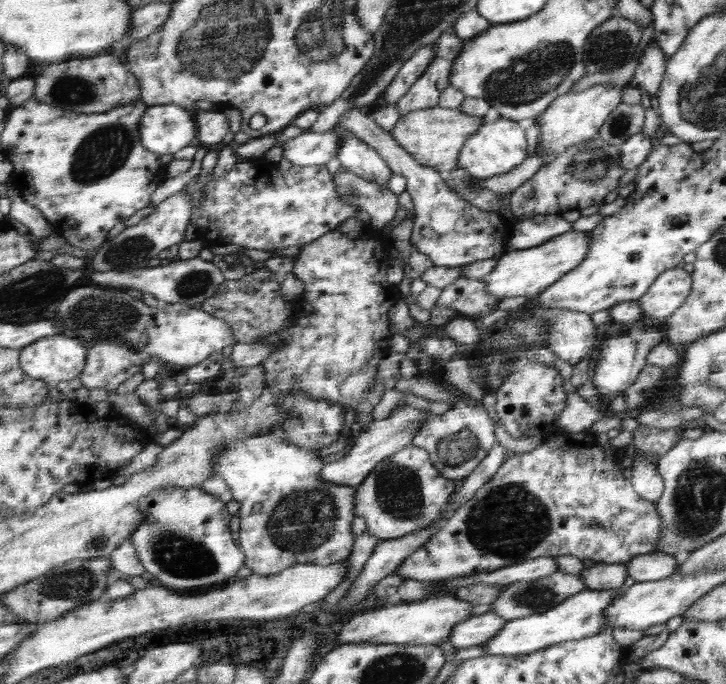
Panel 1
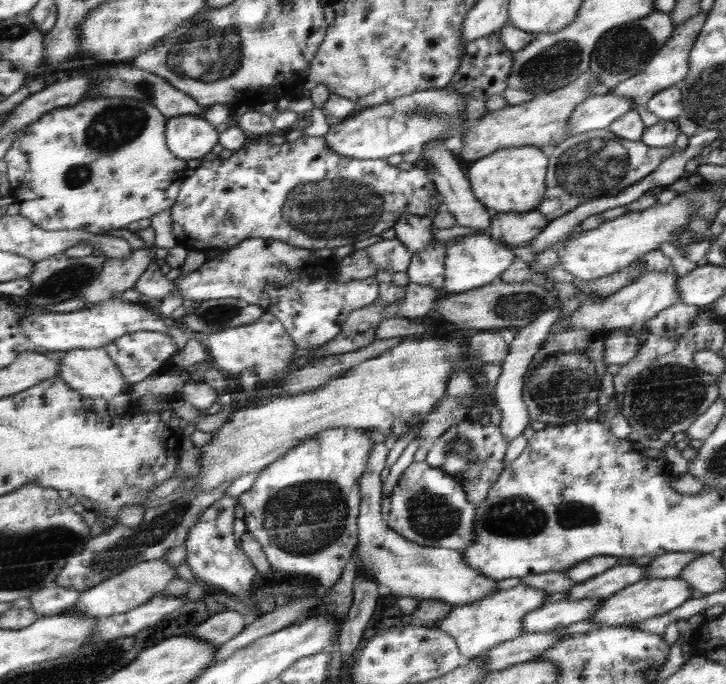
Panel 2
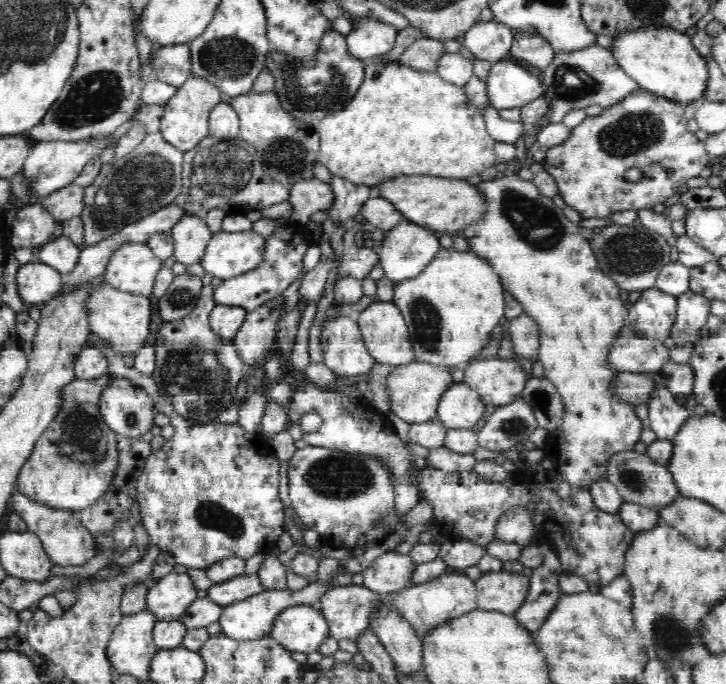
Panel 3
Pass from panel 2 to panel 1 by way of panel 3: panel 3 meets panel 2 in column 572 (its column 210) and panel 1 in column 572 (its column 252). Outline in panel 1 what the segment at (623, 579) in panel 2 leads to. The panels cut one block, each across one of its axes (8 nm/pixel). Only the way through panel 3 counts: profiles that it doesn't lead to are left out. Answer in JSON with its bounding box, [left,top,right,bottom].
[489,570,586,621]

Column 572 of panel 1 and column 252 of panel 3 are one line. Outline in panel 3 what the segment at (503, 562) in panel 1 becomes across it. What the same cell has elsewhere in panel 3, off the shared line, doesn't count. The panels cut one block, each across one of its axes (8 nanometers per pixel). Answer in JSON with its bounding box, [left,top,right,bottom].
[87,332,285,569]

